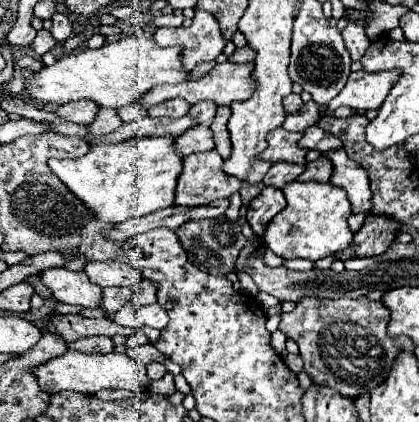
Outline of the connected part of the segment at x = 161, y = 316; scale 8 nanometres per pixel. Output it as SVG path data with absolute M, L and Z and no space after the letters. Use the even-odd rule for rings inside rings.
M155 303L155 305L149 305L149 307L141 307L141 309L139 309L139 315L141 315L141 319L143 319L145 325L155 327L155 329L159 329L159 331L165 329L165 325L167 325L167 321L169 321L167 313L165 313L163 307L159 307L157 303Z

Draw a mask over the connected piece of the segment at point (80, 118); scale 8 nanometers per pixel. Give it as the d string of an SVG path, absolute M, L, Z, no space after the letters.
M81 99L81 101L71 101L71 103L65 103L61 105L55 113L65 119L65 121L71 121L71 123L81 123L81 125L91 125L95 115L97 115L99 107L89 101L89 99Z

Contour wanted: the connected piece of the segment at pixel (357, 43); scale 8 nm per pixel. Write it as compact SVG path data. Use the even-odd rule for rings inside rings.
M349 23L349 25L341 31L341 35L343 35L343 41L345 41L347 51L351 53L351 59L353 59L353 61L361 61L365 49L367 49L369 43L371 43L369 37L365 35L365 29L359 27L359 25L355 25L355 23Z

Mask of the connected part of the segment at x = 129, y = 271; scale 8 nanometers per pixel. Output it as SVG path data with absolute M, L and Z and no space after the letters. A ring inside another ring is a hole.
M93 261L87 263L83 271L87 273L89 281L99 287L109 287L109 285L133 287L141 279L141 275L133 267L117 261Z

